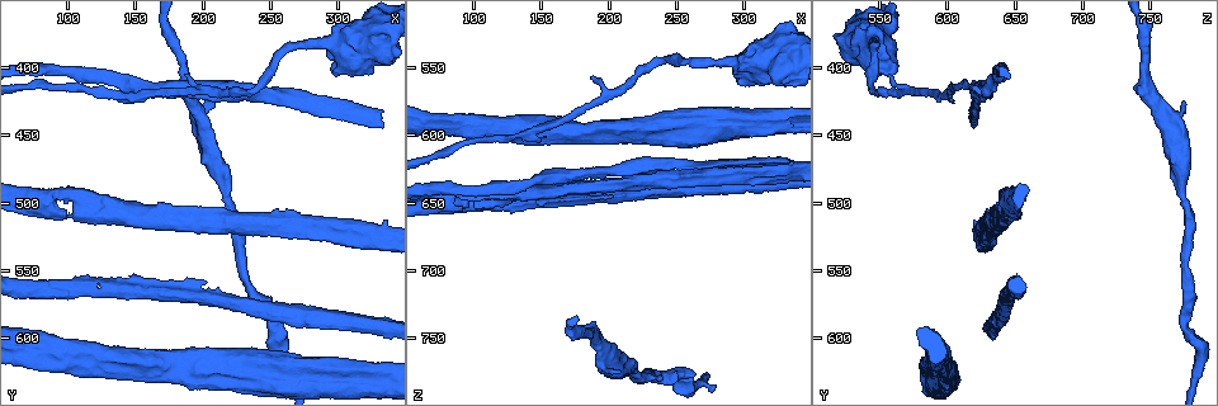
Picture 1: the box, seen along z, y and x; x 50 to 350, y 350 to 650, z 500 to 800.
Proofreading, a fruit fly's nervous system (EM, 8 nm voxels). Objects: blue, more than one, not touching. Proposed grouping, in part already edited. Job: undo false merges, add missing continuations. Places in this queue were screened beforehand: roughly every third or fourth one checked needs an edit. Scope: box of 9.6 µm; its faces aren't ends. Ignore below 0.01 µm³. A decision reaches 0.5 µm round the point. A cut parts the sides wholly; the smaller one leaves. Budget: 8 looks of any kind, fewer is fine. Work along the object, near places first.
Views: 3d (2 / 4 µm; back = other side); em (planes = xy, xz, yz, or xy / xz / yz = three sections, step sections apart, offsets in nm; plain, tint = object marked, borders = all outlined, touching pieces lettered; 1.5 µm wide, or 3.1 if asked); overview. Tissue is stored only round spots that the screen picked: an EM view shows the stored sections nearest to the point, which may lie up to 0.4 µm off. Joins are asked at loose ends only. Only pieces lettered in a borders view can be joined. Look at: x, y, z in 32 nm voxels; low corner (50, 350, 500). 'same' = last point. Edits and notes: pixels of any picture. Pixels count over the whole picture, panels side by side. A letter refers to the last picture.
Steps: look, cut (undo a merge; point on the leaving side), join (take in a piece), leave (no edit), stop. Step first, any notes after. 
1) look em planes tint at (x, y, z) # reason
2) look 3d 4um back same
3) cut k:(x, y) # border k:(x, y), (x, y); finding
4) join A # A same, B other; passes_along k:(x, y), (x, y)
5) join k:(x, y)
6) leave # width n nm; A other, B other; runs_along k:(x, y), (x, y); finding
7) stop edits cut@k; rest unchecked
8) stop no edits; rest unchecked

look em xy step 4 tint at (208, 426, 774) # an open end

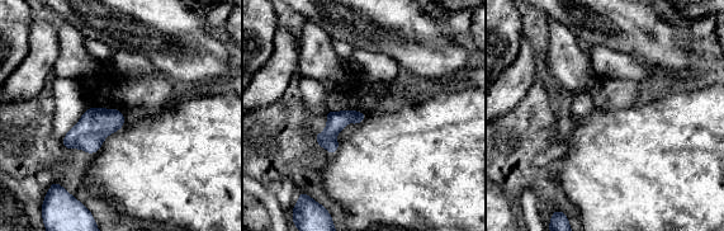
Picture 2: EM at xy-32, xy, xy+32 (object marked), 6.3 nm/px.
look em planes borders same # another direction

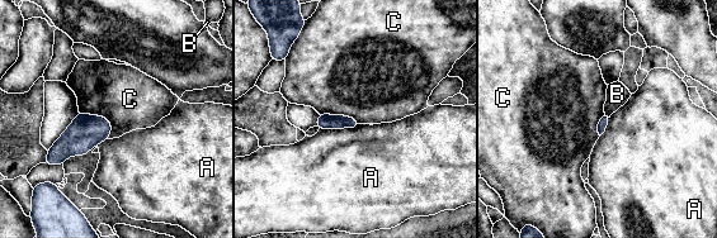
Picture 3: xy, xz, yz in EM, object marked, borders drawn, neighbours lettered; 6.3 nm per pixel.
leave # longest_contact A 260 nm; A other, B other, C other; border 3:(79, 112), (103, 115), (109, 137); no lettered piece goes on from it

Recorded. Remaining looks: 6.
look em yz step 4 tint at (334, 446, 618) # end of a long branch

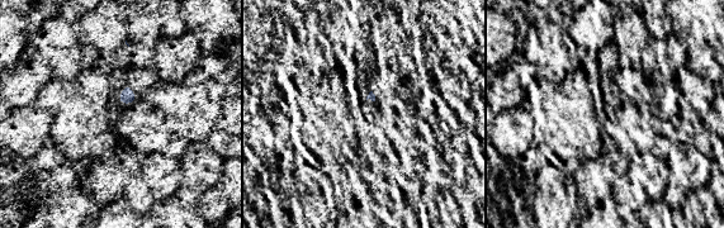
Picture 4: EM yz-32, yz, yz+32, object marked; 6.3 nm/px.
look em planes tint same # cut it another way

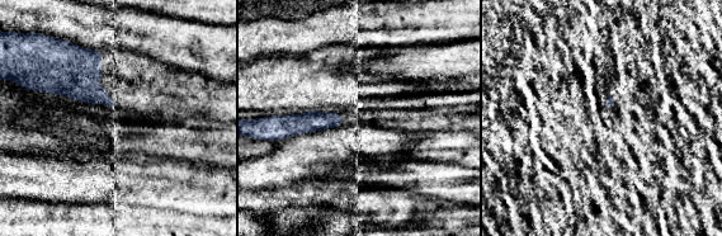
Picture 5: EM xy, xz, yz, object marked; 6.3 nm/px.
look em planes borders same

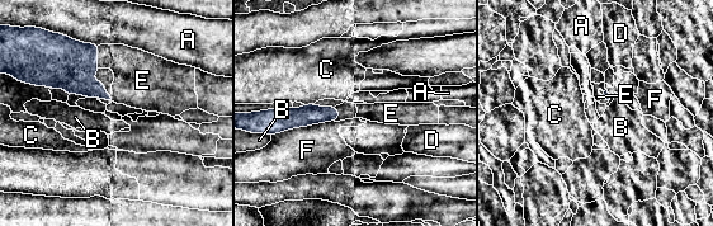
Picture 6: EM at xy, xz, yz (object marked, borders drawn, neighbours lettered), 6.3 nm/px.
join E # longest_contact F 380 nm; A other, B other, C other, D other, E same, F other; the cell continues

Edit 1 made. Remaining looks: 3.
look 3d 2um at (336, 620, 584) # stops while still wide

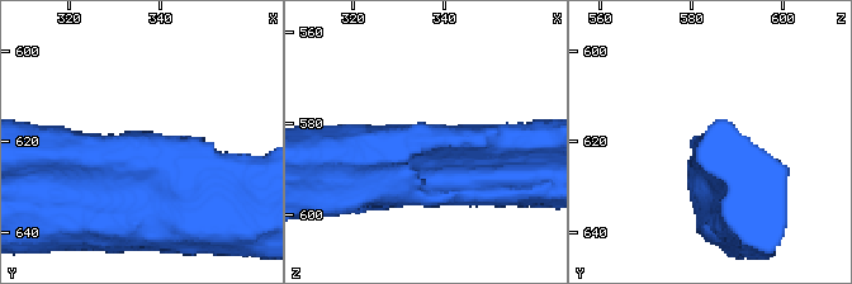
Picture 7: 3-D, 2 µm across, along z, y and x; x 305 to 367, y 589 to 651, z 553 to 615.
look em xy step 8 borders at (336, 618, 584)

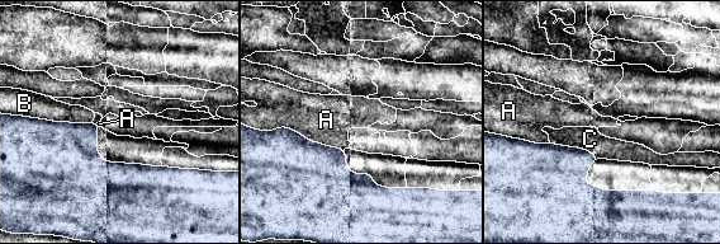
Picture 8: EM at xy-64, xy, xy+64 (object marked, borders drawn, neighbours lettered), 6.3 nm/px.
leave # A other, B other, C other; no lettered piece goes on from it

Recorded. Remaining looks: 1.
stop edits join@6; rest unchecked

